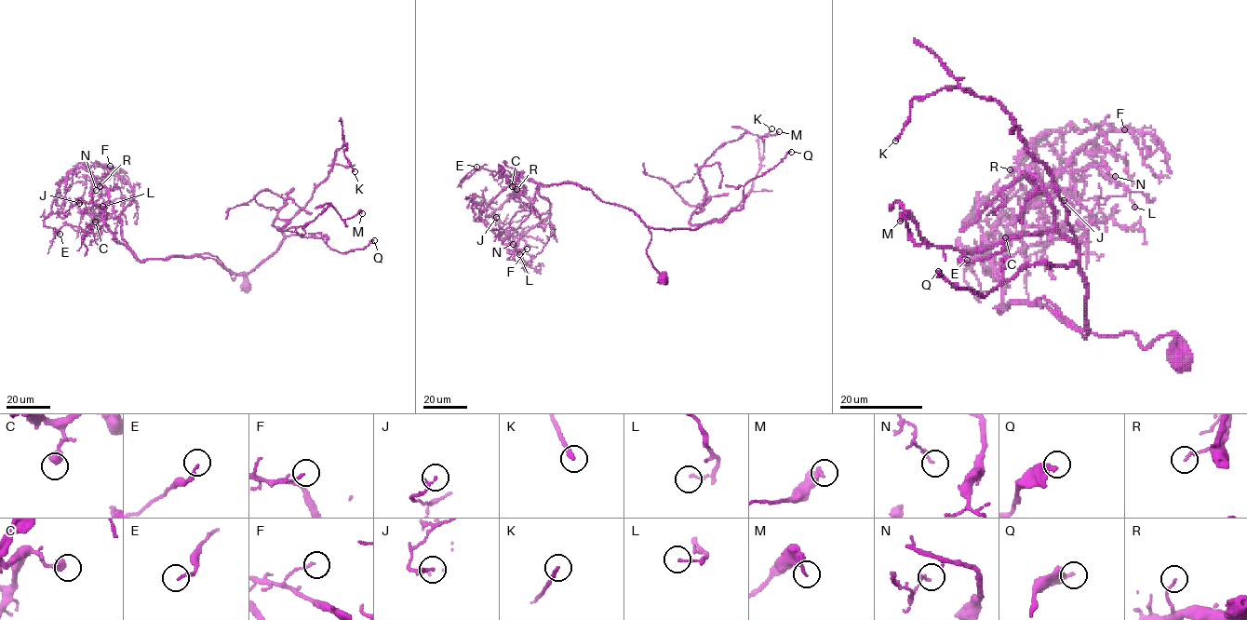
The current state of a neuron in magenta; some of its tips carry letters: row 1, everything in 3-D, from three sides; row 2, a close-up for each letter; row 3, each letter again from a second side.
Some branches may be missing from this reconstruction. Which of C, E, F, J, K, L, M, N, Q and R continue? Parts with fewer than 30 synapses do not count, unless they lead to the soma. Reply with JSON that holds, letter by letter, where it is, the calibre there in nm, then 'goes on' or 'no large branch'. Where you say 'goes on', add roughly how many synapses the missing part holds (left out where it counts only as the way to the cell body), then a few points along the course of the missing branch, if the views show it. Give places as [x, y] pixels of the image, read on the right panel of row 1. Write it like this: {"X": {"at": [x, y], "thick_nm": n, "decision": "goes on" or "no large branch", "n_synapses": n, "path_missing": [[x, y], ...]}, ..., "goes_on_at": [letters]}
{"C": {"at": [1005, 237], "thick_nm": 460, "decision": "no large branch"}, "E": {"at": [967, 260], "thick_nm": 150, "decision": "no large branch"}, "F": {"at": [1124, 129], "thick_nm": 120, "decision": "no large branch"}, "J": {"at": [1064, 200], "thick_nm": 130, "decision": "no large branch"}, "K": {"at": [895, 141], "thick_nm": 200, "decision": "no large branch"}, "L": {"at": [1134, 207], "thick_nm": 120, "decision": "no large branch"}, "M": {"at": [900, 221], "thick_nm": 240, "decision": "no large branch"}, "N": {"at": [1115, 176], "thick_nm": 140, "decision": "no large branch"}, "Q": {"at": [938, 271], "thick_nm": 400, "decision": "no large branch"}, "R": {"at": [1010, 169], "thick_nm": 170, "decision": "no large branch"}, "goes_on_at": []}

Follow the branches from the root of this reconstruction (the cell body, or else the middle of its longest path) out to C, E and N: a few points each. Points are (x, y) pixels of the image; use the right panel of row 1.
C: (1181, 361), (1173, 334), (1143, 347), (1040, 303), (999, 311), (985, 237), (1005, 237)
E: (1181, 361), (1173, 334), (1143, 347), (1040, 303), (999, 311), (985, 198), (970, 217), (998, 238), (967, 260)
N: (1181, 361), (1173, 334), (1143, 347), (1040, 303), (998, 308), (1025, 204), (1088, 143), (1115, 176)

